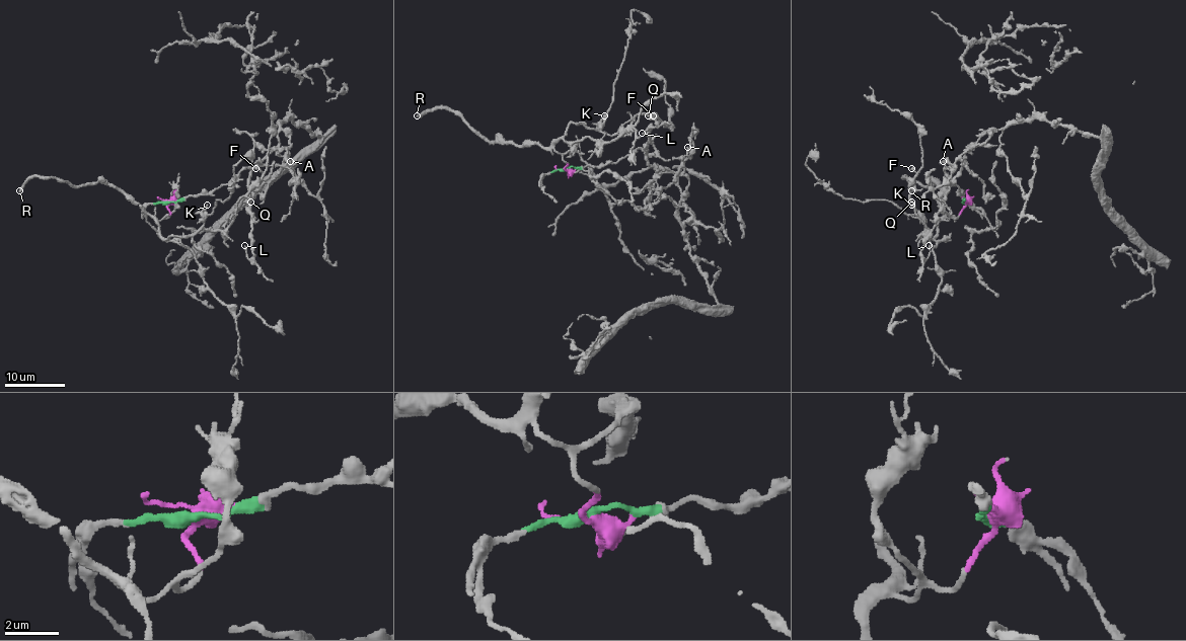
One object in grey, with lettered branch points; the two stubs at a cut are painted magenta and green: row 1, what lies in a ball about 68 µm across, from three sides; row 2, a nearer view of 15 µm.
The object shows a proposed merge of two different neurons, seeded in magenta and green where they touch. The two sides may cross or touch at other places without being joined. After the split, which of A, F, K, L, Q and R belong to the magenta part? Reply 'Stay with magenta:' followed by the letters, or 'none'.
Stay with magenta: F, K, Q, R

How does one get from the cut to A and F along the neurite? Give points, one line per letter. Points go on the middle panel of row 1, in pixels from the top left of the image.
A: (566, 168), (609, 164), (640, 149), (665, 159), (687, 158), (690, 154), (687, 146)
F: (566, 168), (554, 146), (571, 124), (584, 124), (611, 136), (621, 133), (638, 114), (659, 121), (653, 114)

